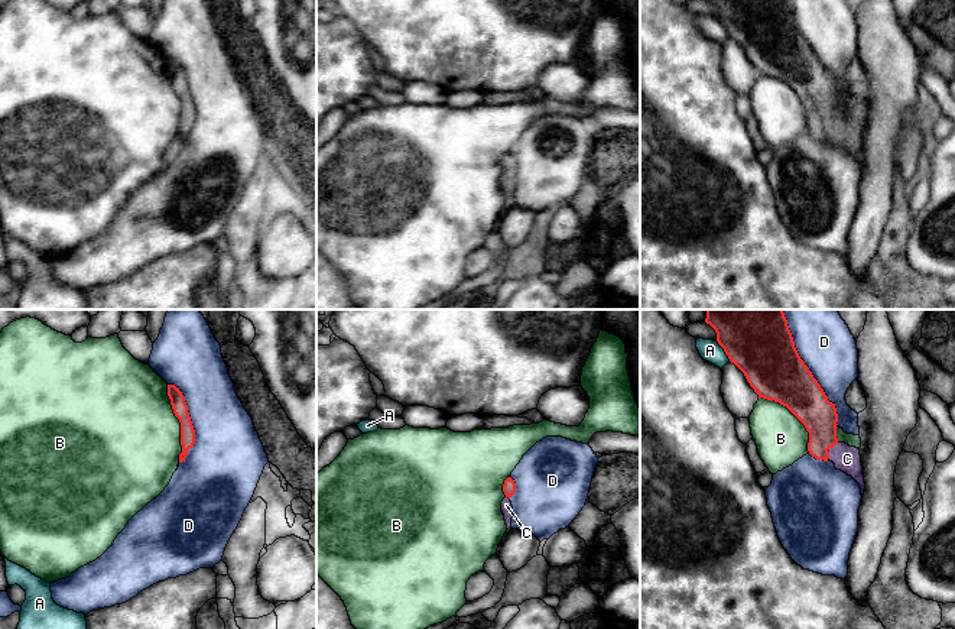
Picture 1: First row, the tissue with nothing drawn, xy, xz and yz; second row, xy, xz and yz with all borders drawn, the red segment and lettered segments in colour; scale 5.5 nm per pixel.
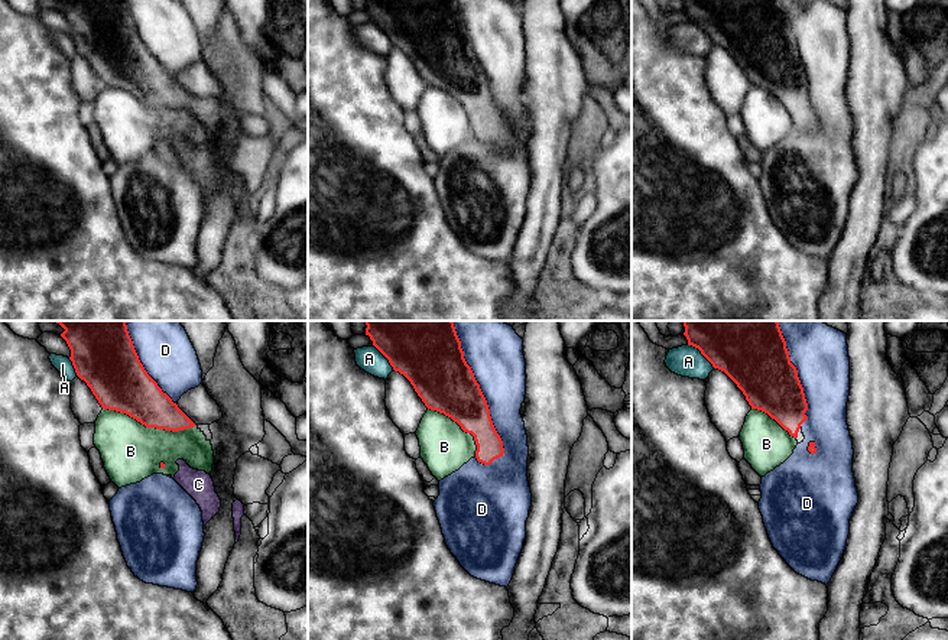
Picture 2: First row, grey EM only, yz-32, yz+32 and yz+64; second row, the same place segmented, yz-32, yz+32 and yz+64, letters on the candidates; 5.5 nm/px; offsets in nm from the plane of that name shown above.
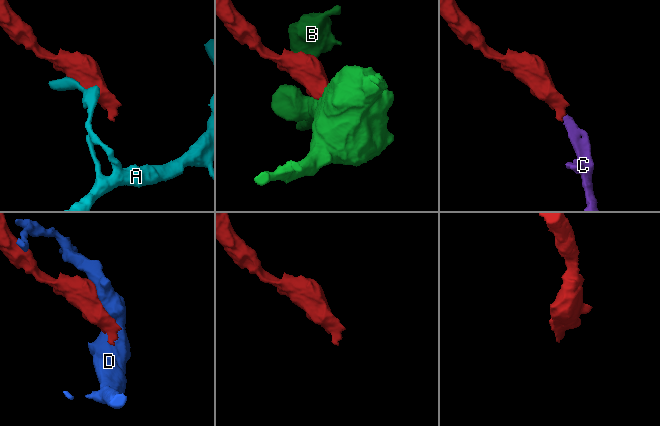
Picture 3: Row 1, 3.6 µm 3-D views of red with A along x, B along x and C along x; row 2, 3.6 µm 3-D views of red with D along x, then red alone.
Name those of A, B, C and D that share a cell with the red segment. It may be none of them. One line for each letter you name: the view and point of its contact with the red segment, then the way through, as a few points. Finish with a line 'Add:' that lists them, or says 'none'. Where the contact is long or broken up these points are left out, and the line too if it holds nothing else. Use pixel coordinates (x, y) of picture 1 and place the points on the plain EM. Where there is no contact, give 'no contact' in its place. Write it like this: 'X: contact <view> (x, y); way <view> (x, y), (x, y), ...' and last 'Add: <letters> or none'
C: contact yz (828, 125); way yz (812, 84), (828, 125), (847, 135)
Add: C

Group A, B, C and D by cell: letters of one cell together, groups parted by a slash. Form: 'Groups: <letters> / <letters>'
Groups: A / B / C / D

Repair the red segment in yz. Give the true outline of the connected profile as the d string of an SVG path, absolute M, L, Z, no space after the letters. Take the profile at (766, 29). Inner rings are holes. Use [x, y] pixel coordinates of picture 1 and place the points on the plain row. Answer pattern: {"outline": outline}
{"outline": "M709 0L759 74L786 82L809 108L808 127L851 152L864 172L860 126L837 114L838 90L800 35L787 0Z"}

